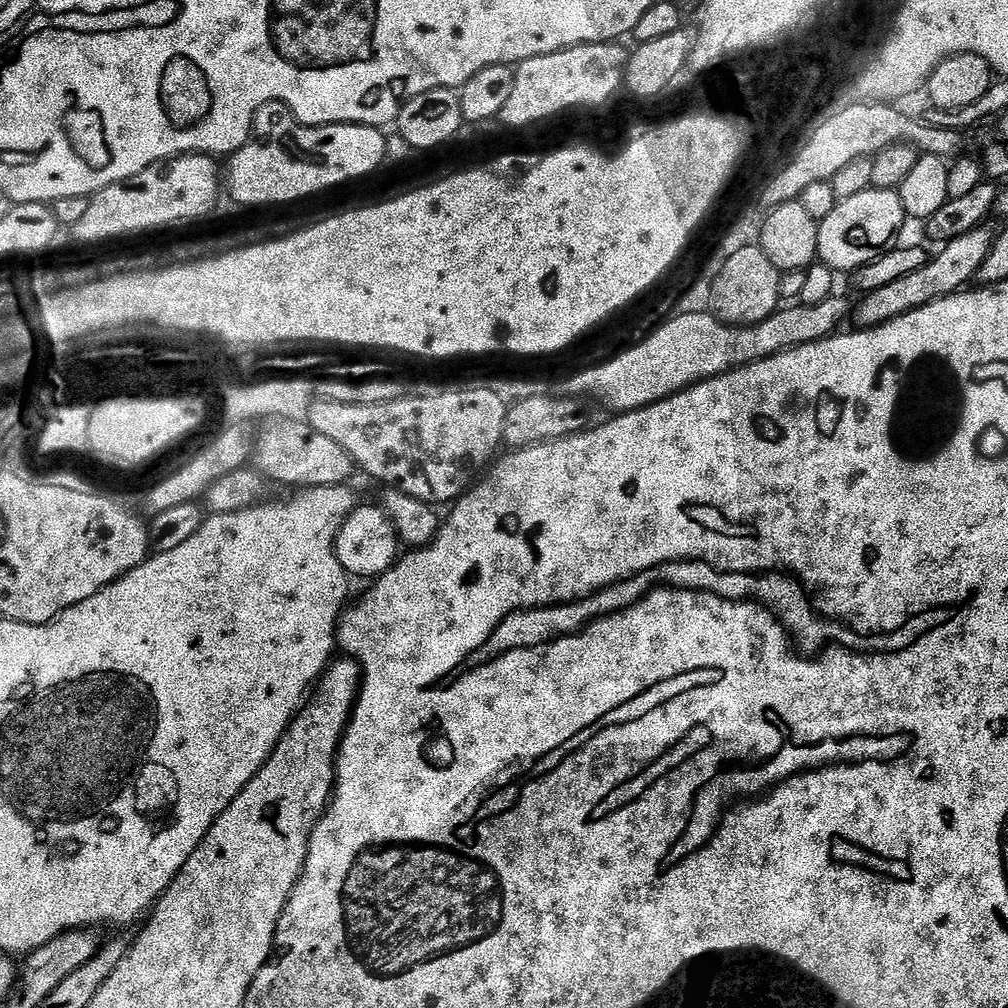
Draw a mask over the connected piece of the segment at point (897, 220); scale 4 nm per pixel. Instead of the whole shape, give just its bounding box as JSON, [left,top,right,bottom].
[816,187,906,274]

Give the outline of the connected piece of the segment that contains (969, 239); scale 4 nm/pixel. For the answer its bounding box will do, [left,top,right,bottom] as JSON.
[855,226,994,328]

